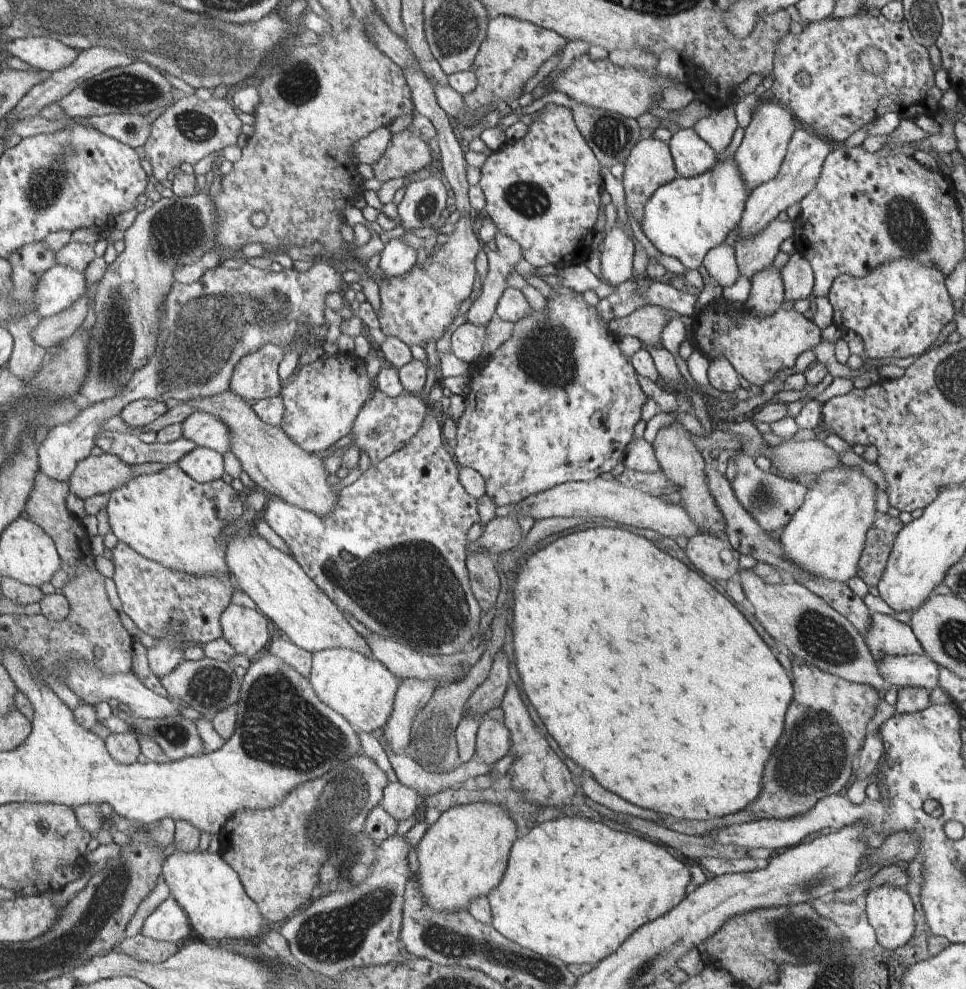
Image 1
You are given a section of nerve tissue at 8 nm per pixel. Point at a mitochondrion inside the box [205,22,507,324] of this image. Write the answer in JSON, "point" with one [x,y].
{"point":[296,80]}

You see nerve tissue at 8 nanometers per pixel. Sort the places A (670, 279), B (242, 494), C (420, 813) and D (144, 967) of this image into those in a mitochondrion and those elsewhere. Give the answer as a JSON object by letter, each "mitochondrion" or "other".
{"A":"other","B":"other","C":"other","D":"other"}

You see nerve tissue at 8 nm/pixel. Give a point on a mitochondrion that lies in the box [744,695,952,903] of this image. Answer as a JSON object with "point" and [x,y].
{"point":[813,758]}

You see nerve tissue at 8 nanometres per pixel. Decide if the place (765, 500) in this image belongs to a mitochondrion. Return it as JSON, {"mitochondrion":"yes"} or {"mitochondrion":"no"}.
{"mitochondrion":"yes"}

